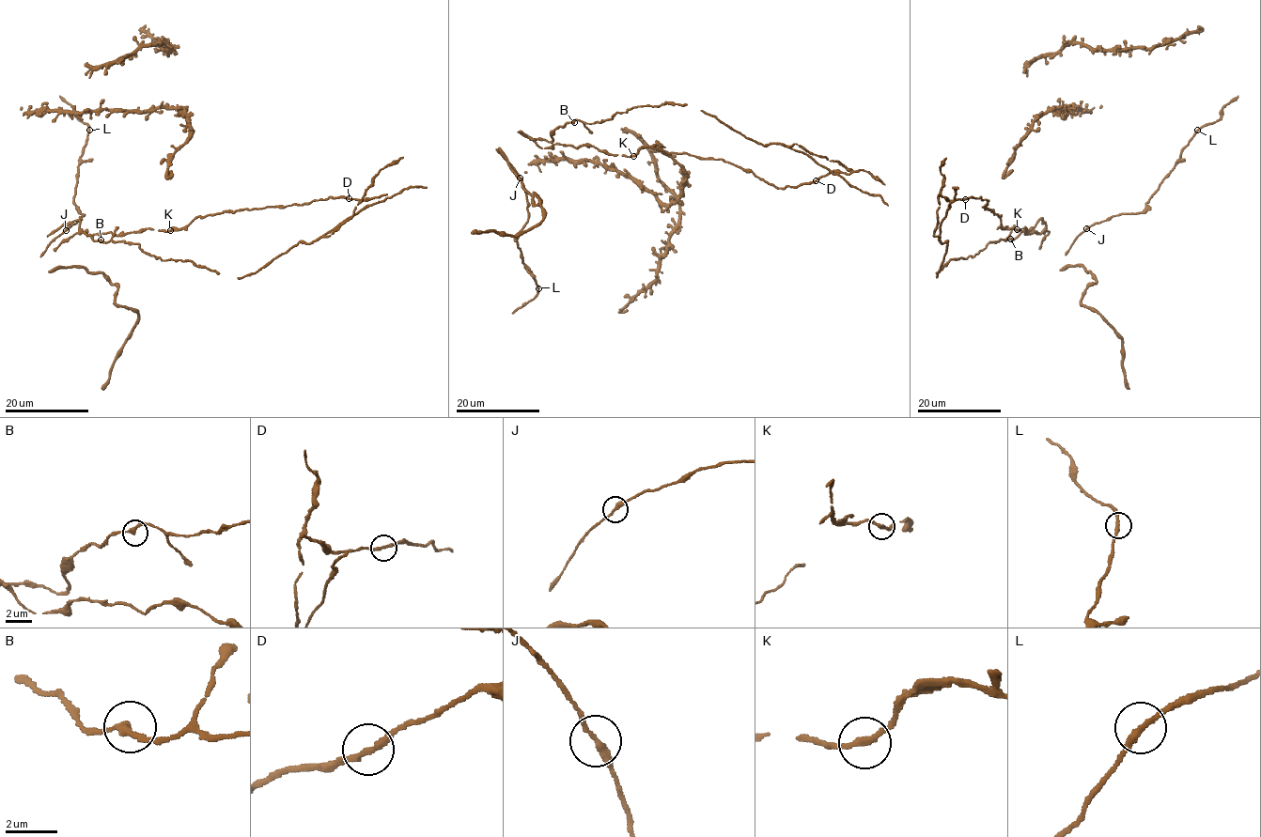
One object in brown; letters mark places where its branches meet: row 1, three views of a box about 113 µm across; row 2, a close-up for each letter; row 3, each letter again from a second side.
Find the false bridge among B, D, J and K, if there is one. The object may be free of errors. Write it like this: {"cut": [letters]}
{"cut": []}

